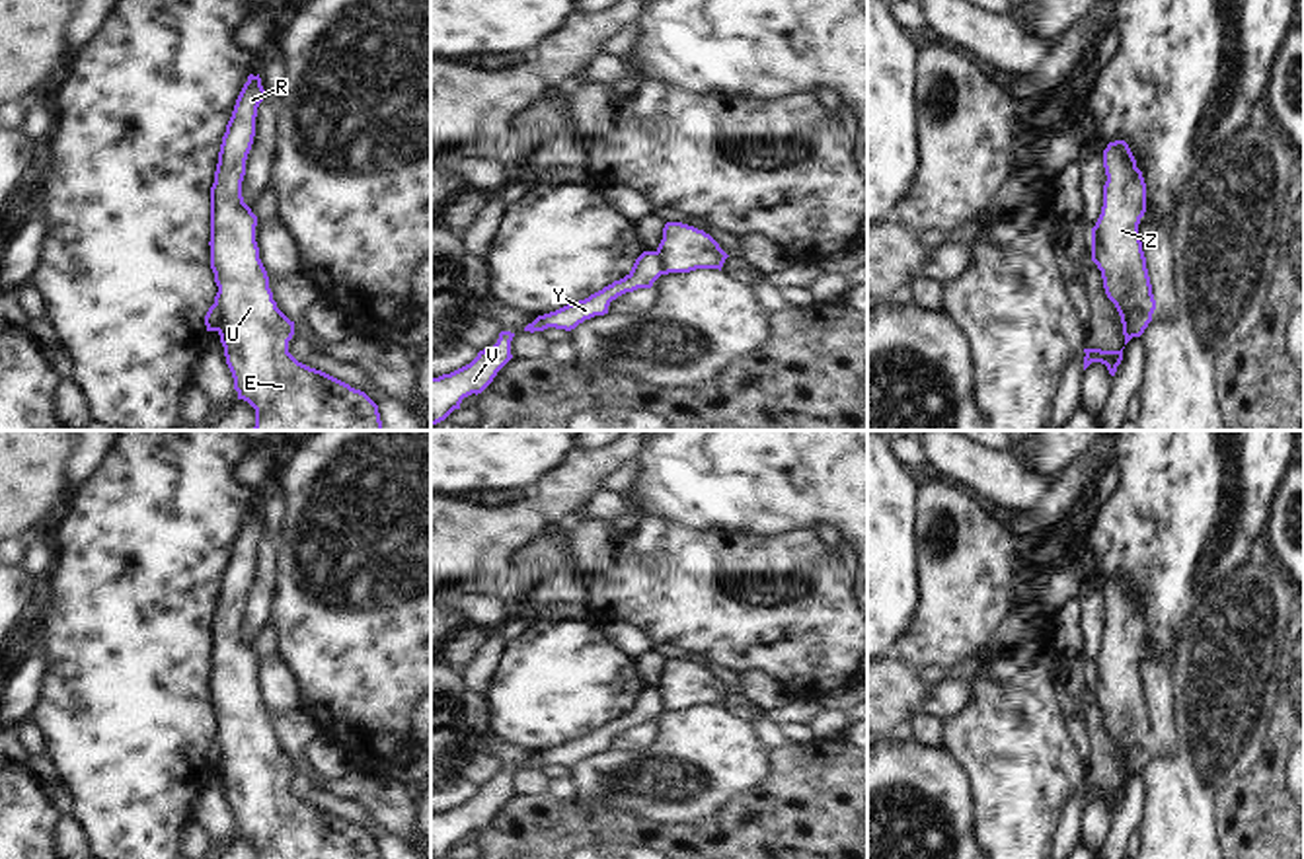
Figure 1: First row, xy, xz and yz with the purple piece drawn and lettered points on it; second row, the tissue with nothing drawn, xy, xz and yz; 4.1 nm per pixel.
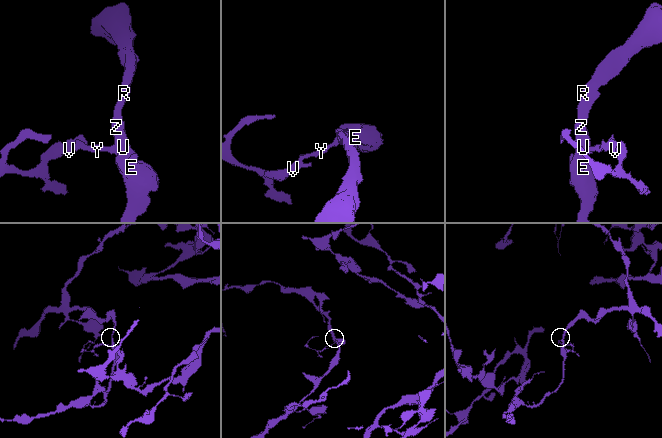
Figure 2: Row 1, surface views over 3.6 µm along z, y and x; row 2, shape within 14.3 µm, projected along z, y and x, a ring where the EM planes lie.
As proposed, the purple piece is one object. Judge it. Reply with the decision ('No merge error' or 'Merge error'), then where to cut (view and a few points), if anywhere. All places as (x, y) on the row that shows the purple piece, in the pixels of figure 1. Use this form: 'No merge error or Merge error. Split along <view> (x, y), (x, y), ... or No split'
Merge error. Split along yz (1150, 312), (1133, 312), (1129, 316), (1133, 336).

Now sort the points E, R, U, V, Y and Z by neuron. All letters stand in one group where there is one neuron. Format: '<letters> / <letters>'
E R U Z / V Y

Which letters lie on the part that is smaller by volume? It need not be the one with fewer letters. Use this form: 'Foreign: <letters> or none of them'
Foreign: V, Y

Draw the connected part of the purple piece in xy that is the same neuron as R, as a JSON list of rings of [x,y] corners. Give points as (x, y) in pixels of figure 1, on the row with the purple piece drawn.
[[[249,74],[226,125],[211,187],[214,304],[234,390],[255,409],[253,430],[382,430],[378,405],[364,392],[288,353],[294,321],[273,300],[255,242],[257,216],[242,197],[263,97],[259,74]]]

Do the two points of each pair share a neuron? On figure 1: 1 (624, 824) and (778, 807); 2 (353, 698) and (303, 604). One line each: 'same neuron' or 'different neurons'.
1: same neuron
2: same neuron

